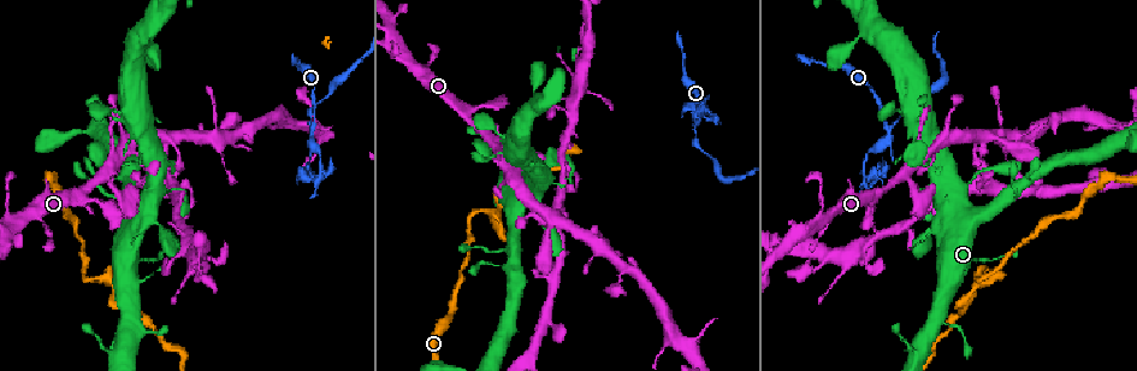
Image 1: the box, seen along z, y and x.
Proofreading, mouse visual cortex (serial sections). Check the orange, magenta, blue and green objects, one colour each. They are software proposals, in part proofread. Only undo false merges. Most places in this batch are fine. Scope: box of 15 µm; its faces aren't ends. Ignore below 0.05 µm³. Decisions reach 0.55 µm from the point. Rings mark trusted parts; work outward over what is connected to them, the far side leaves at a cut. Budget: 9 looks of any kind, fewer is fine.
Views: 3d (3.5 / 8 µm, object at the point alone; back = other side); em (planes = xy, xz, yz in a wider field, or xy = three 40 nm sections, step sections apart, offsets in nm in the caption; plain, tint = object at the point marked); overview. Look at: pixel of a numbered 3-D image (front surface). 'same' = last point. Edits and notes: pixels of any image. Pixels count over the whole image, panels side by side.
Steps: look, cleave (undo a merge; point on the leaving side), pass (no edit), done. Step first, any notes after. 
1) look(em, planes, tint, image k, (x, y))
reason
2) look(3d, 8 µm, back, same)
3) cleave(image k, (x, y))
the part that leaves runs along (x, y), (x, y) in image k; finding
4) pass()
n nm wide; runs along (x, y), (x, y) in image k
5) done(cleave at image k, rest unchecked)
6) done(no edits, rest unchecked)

look(3d, 8 µm, image 1, (314, 129))
branch point

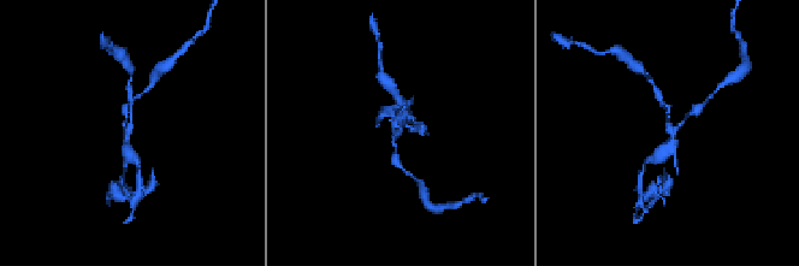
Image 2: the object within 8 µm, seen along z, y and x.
look(em, xy, step 3, tint, image 2, (127, 128))
now the EM

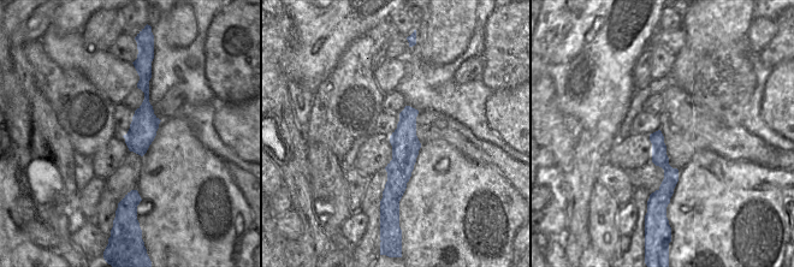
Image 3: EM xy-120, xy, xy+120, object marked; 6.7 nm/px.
cleave(image 2, (131, 159))
190 nm wide; the part that leaves runs along (126, 136), (140, 173) in image 2; a second cell is stuck on

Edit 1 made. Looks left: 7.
look(overview)

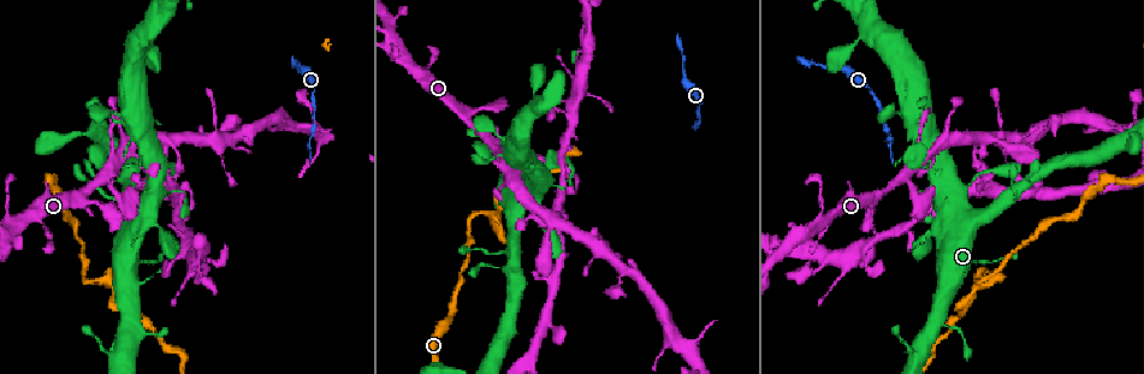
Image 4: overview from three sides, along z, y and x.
look(3d, 3.5 µm, image 4, (488, 265))
thin neck

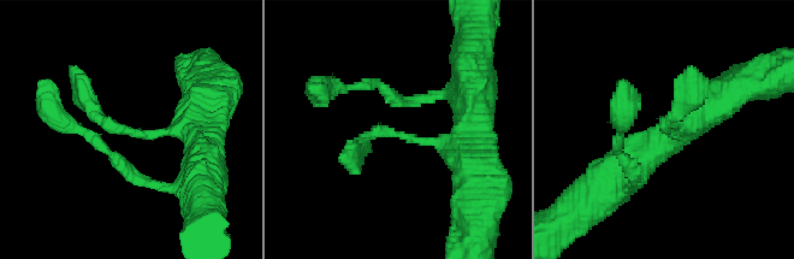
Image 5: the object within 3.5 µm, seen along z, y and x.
look(em, planes, plain, image 5, (400, 135))

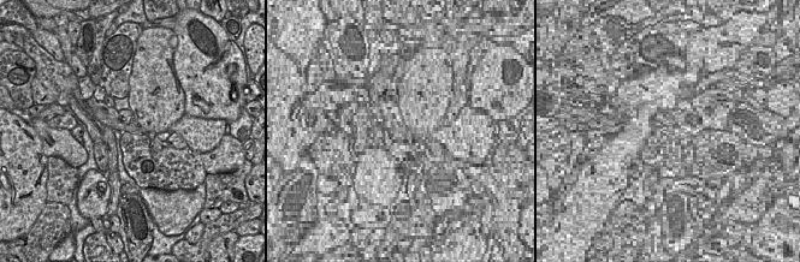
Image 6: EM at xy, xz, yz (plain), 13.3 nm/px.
look(em, planes, tint, same)

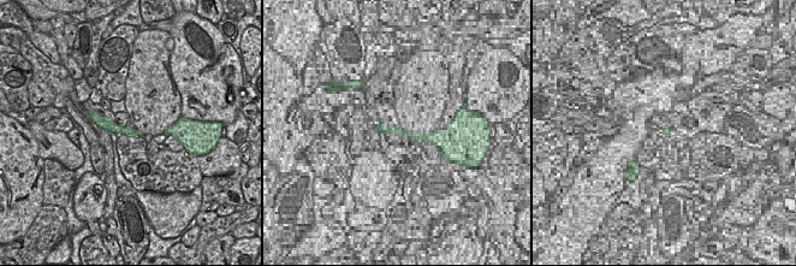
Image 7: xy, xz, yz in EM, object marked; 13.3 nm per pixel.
pass()
runs along (93, 117), (111, 126), (137, 134) in image 7; one cell here

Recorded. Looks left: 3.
look(3d, 8 µm, image 4, (983, 285))

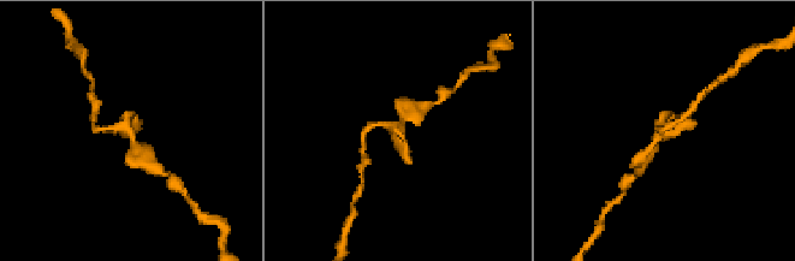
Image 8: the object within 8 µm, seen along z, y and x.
look(em, xy, step 5, tint, image 8, (129, 134))
shape alone is not enough

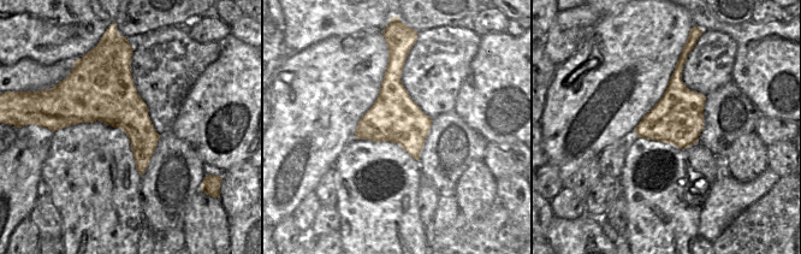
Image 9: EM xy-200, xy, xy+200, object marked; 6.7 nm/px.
pass()
runs along (98, 129), (125, 128), (146, 158) in image 8; one cell here

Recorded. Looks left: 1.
look(3d, 3.5 µm, image 4, (806, 234))
thick turns thin

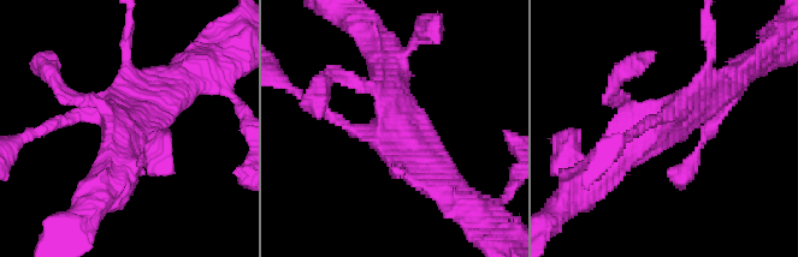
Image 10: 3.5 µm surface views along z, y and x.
pass()
runs along (721, 93), (640, 132), (603, 169) in image 10; one cell here

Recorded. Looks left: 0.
done(cleave at image 2, rest unchecked)

